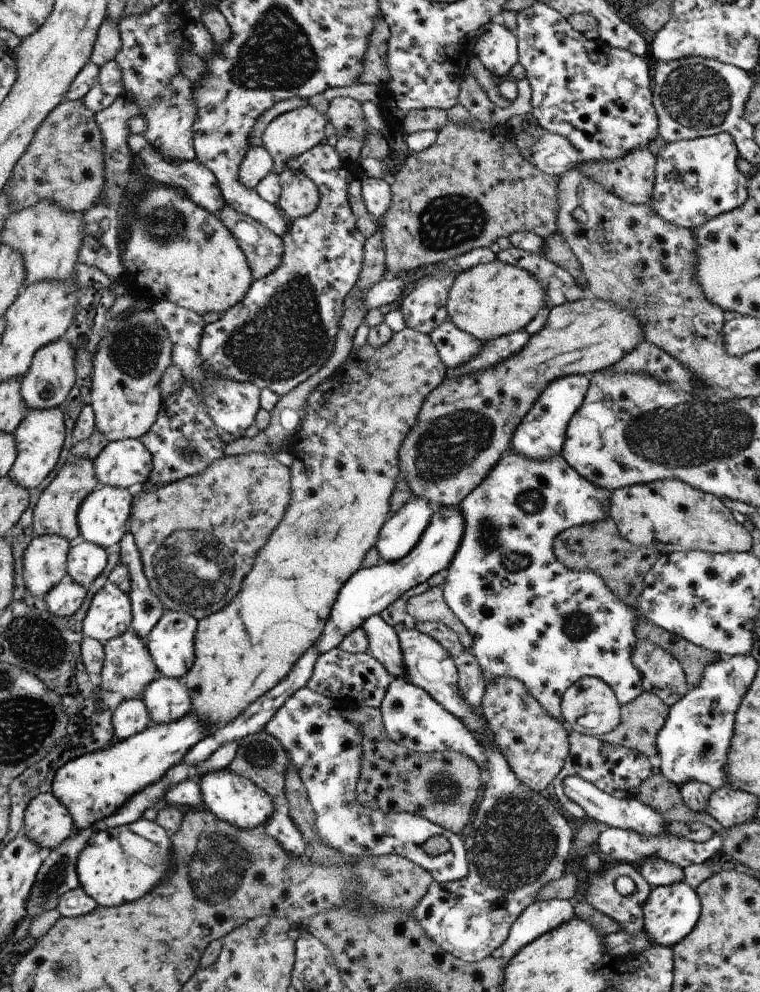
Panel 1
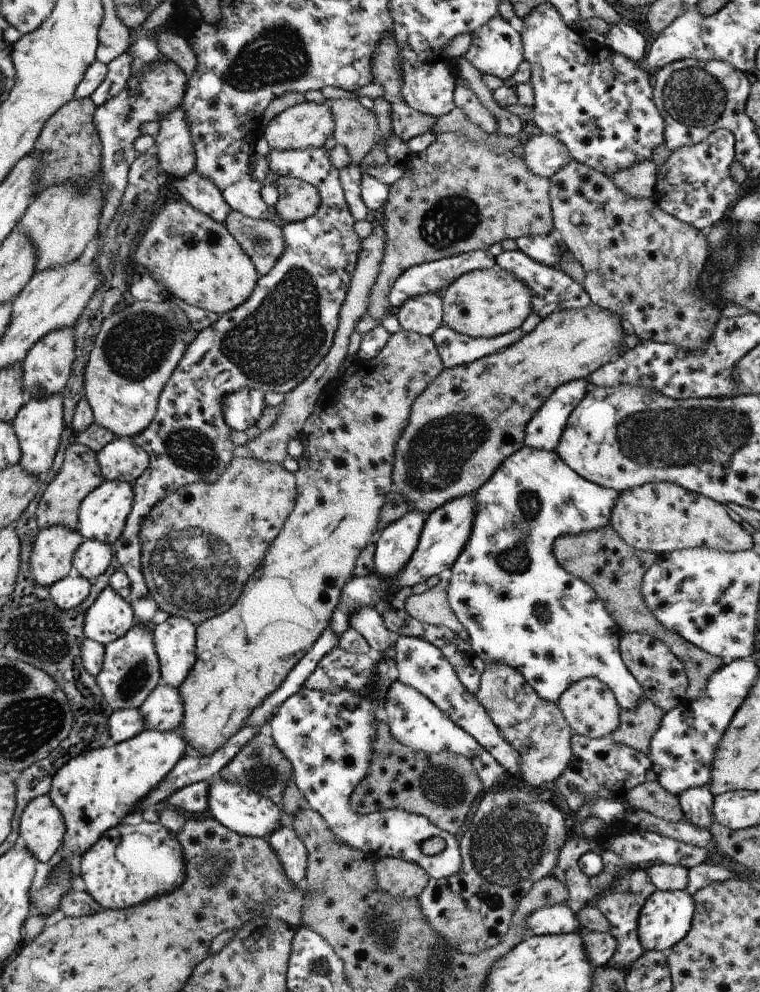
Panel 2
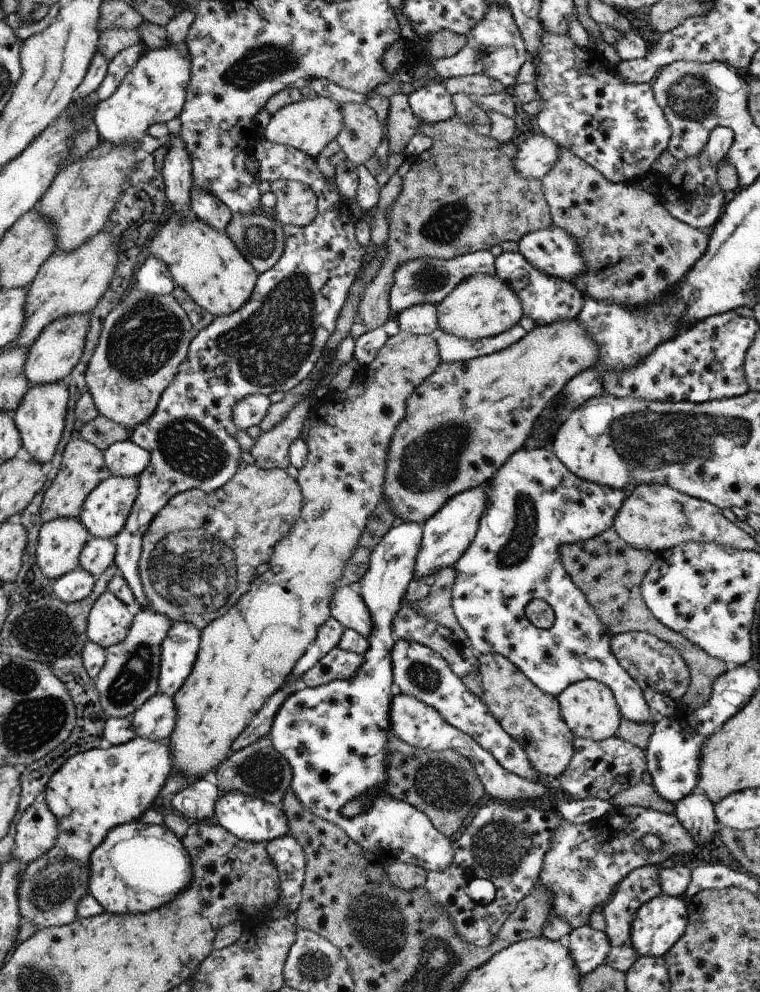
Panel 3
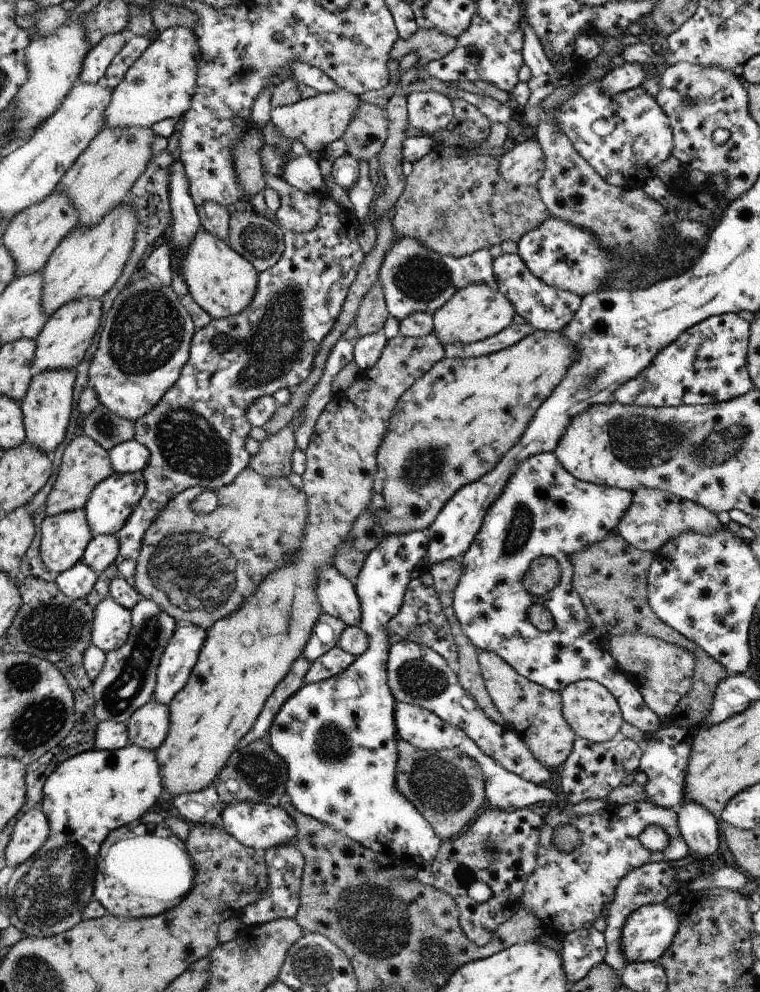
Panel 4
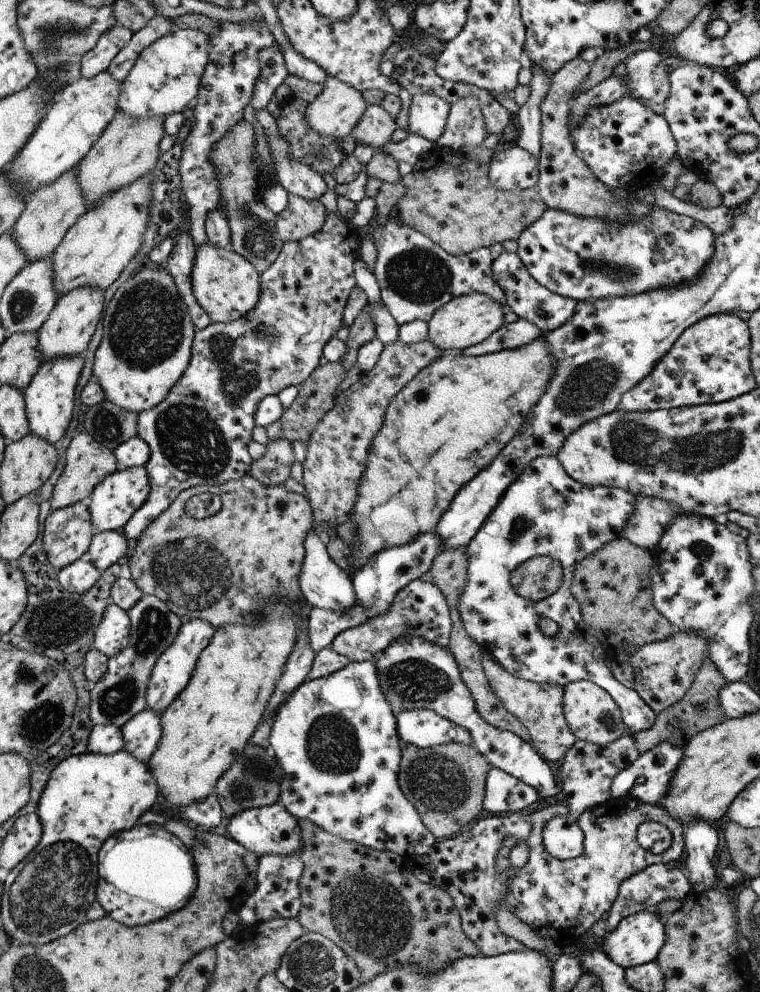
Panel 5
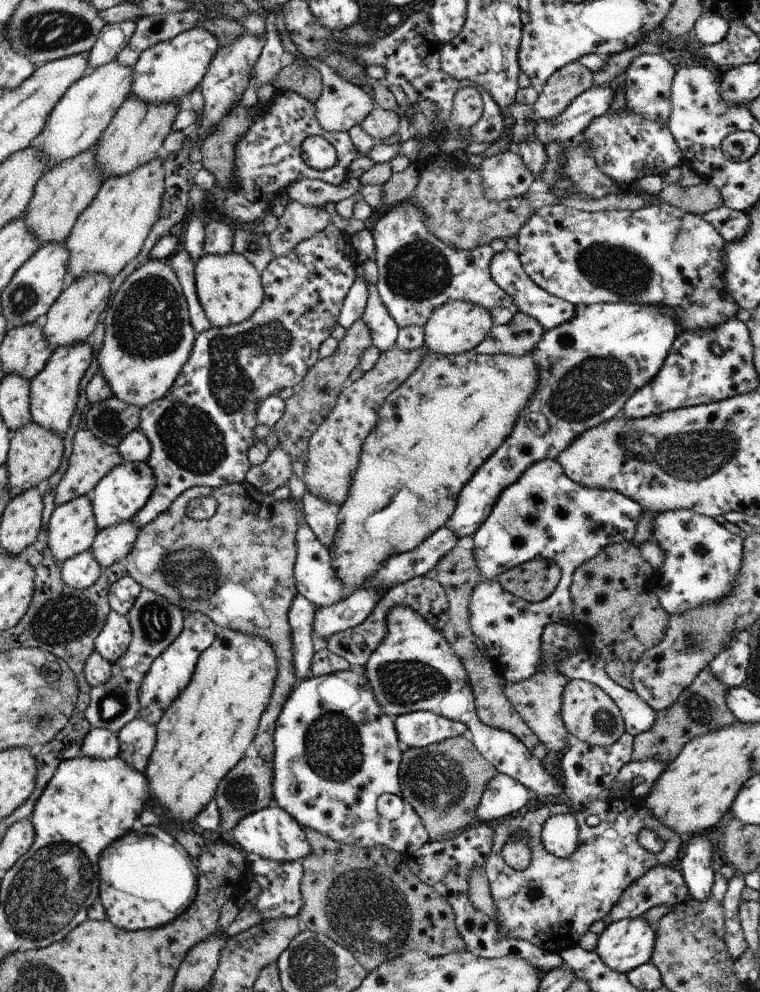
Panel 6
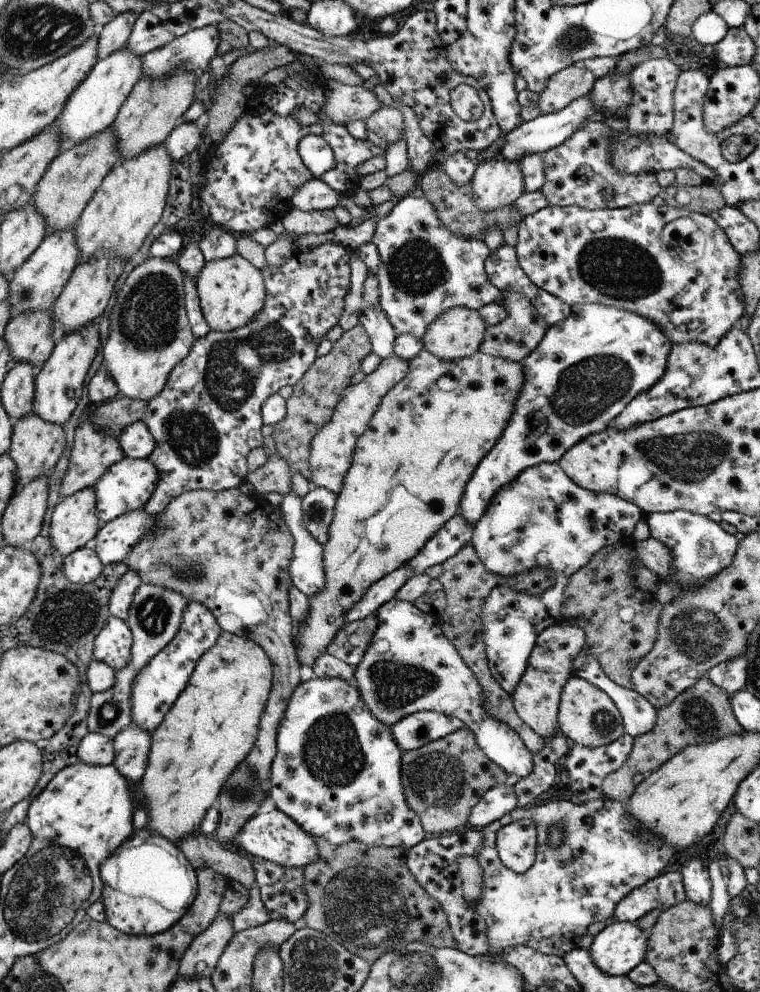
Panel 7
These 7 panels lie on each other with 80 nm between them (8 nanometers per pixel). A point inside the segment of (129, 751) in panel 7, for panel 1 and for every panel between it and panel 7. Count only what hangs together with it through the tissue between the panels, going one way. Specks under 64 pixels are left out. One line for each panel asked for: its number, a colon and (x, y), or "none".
1: (167, 700)
2: (163, 710)
3: (155, 719)
4: (148, 727)
5: (142, 734)
6: (137, 739)

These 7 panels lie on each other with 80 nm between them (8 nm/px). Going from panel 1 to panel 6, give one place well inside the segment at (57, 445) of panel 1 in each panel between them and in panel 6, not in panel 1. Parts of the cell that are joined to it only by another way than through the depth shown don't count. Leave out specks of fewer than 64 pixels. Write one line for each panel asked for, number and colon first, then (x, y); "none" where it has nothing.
2: (40, 425)
3: (41, 415)
4: (47, 407)
5: (50, 396)
6: (55, 391)

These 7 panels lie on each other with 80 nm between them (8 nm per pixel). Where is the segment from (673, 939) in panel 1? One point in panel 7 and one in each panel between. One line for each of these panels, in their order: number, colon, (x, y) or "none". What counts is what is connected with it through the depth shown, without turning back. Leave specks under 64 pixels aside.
2: (666, 917)
3: (658, 924)
4: (647, 933)
5: (637, 940)
6: (624, 945)
7: (619, 947)

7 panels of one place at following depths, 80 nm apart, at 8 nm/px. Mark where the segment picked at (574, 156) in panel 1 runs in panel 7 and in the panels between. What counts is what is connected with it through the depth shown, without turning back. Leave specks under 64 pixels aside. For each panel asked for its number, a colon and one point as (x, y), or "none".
2: (545, 155)
3: (535, 156)
4: (524, 165)
5: (514, 169)
6: (505, 175)
7: (497, 184)

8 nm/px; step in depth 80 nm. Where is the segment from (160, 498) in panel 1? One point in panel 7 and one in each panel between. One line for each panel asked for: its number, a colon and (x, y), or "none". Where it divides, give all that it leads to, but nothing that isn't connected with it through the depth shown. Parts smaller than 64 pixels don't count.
2: (199, 545)
3: (202, 552)
4: (199, 568)
5: (227, 569)
6: (237, 567)
7: (231, 552)

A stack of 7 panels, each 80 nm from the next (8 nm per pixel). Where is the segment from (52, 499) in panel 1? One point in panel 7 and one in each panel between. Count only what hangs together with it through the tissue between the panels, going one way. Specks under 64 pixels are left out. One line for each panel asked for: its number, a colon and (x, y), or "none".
2: (80, 476)
3: (83, 468)
4: (85, 464)
5: (88, 462)
6: (91, 460)
7: (92, 453)

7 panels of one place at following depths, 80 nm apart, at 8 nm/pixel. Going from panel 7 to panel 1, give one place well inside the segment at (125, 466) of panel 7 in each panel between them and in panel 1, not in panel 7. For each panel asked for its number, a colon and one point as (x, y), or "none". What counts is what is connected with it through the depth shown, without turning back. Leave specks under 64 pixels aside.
1: (104, 517)
2: (103, 516)
3: (106, 510)
4: (111, 505)
5: (119, 496)
6: (127, 488)

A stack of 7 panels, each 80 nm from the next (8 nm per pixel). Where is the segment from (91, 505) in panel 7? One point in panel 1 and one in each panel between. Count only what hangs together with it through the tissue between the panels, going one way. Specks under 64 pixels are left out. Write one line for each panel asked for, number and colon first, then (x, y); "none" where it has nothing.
1: (45, 560)
2: (54, 548)
3: (61, 541)
4: (65, 538)
5: (67, 534)
6: (71, 527)

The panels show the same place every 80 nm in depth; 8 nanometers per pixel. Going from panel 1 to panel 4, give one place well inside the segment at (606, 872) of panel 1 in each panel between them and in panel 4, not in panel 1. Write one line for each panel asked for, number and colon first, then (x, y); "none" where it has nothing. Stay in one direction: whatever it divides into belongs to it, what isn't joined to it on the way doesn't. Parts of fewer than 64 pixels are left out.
2: (622, 911)
3: (642, 884)
4: (652, 883)

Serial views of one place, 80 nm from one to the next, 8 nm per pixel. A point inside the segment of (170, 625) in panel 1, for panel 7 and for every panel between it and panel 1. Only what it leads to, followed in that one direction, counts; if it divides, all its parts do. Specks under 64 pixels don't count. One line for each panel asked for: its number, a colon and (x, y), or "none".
2: (175, 638)
3: (179, 651)
4: (182, 653)
5: (171, 675)
6: (170, 674)
7: (160, 683)

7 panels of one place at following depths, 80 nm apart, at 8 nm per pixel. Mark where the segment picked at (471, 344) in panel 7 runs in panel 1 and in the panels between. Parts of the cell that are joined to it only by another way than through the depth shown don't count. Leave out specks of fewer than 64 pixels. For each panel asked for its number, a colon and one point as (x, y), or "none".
1: (492, 300)
2: (487, 303)
3: (482, 306)
4: (477, 312)
5: (464, 321)
6: (457, 327)

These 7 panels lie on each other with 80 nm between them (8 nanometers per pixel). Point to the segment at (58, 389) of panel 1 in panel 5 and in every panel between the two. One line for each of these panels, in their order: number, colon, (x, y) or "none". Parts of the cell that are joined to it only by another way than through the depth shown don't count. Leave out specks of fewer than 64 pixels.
2: (47, 368)
3: (58, 349)
4: (63, 341)
5: (73, 320)

